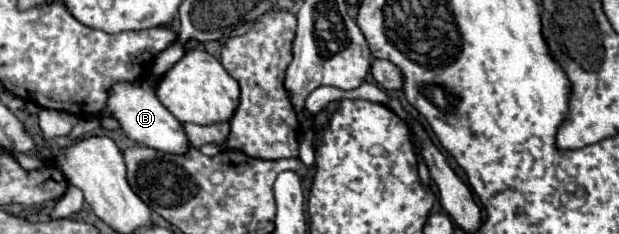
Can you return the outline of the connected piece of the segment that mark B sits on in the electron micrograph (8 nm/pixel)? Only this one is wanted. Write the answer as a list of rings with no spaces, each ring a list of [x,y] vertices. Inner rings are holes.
[[[118,82],[110,88],[110,98],[102,116],[112,116],[122,124],[122,130],[138,144],[154,148],[164,154],[188,154],[190,142],[184,132],[184,124],[158,100],[156,92],[146,82]]]

